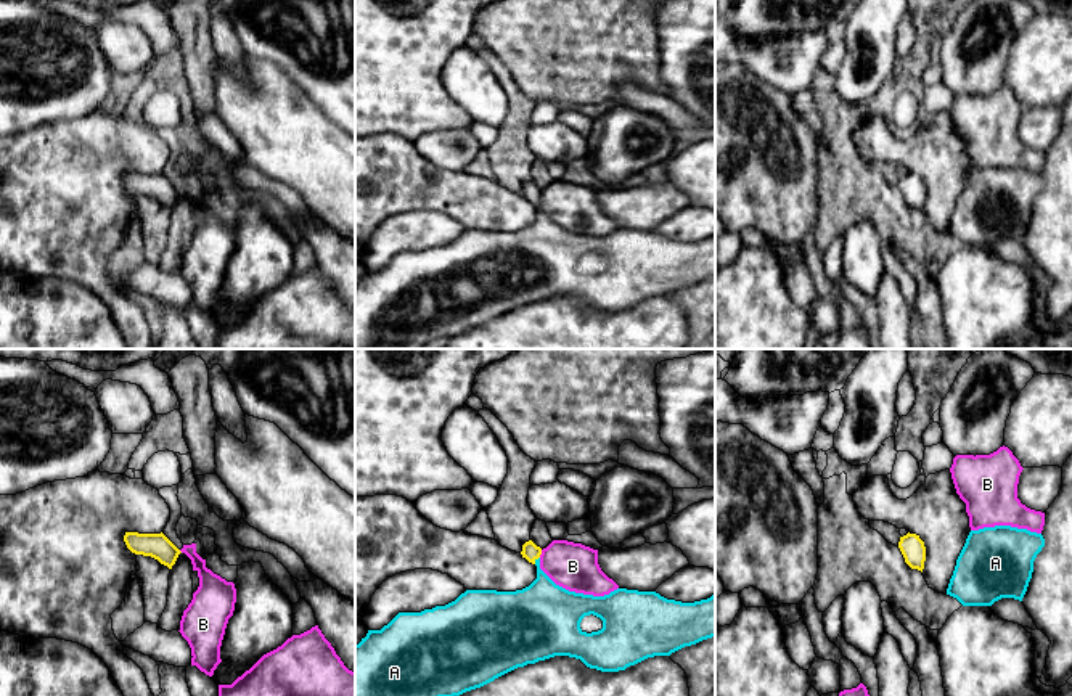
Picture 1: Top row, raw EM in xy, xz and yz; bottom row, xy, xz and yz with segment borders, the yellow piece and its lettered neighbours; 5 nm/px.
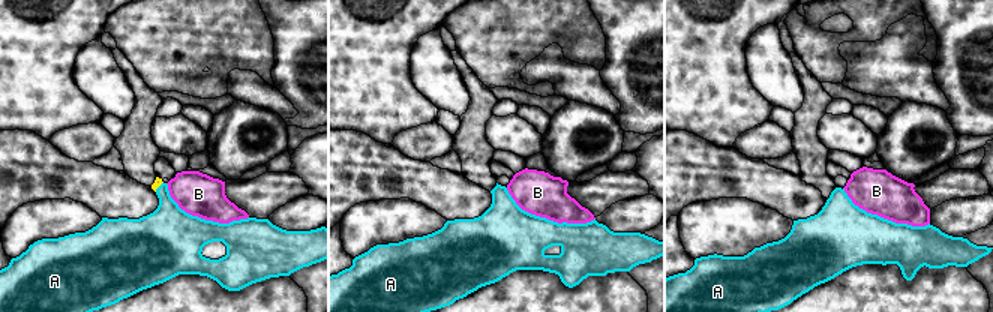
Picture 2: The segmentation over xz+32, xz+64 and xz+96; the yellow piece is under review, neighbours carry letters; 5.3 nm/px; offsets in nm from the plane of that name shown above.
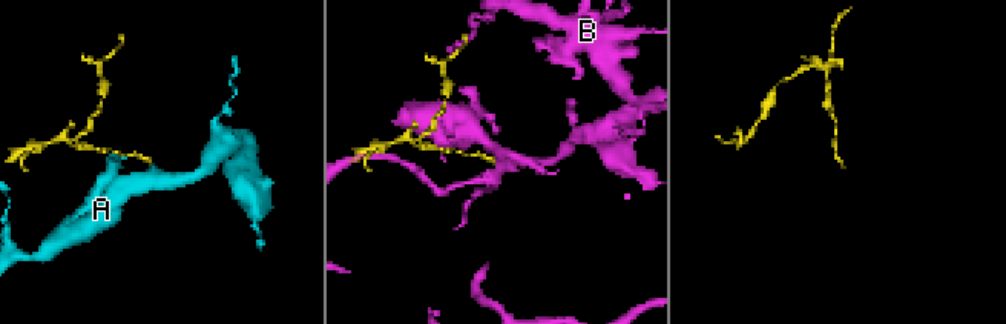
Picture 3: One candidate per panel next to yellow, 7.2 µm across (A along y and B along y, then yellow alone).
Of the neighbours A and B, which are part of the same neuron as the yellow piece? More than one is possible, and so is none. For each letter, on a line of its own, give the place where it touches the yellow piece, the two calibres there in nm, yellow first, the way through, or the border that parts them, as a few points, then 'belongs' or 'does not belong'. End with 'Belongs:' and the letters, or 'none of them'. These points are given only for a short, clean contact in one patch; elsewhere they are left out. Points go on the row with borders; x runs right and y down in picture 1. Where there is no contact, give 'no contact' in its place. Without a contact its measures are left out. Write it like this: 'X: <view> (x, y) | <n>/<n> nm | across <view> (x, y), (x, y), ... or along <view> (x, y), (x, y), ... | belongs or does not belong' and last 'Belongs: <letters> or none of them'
A: xz (537, 558) | 90/260 nm | across xz (531, 552), (537, 558), (542, 577), (542, 608) | belongs
B: xz (540, 553) | 90/240 nm | does not belong
Belongs: A

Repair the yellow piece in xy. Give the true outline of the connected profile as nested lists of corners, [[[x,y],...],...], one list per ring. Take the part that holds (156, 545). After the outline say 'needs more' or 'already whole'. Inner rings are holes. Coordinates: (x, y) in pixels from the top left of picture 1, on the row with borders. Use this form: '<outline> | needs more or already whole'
[[[125,532],[124,542],[135,555],[151,556],[161,564],[172,569],[178,555],[182,553],[162,532],[161,534],[138,534]]] | already whole

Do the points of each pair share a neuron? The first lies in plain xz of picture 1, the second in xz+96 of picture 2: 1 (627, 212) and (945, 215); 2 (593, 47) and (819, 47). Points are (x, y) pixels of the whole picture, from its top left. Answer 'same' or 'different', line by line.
1: different
2: same

